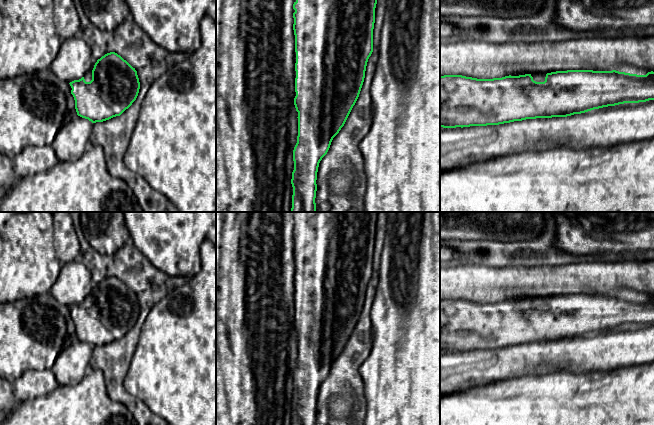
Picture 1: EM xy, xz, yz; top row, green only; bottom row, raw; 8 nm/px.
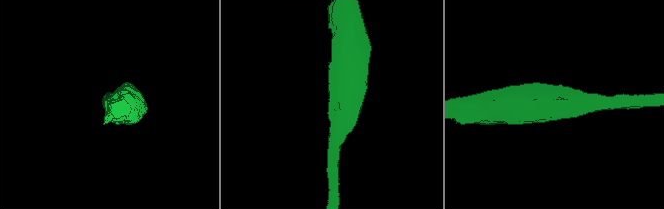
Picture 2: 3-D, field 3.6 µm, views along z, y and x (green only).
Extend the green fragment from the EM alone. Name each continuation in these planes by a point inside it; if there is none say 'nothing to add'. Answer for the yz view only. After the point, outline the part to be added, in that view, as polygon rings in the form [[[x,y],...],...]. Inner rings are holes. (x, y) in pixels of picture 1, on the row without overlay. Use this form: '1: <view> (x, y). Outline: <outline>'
1: yz (540, 301). Outline: [[[546,297],[531,298],[531,300],[533,301],[533,304],[536,306],[544,306]]]

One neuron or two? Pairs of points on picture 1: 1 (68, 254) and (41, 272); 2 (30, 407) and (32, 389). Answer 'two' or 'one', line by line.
1: two
2: two

